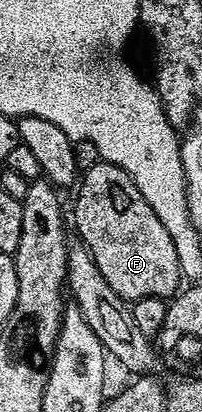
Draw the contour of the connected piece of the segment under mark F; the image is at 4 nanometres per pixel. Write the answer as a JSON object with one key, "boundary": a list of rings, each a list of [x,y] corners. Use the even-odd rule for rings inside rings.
{"boundary":[[[99,162],[81,173],[77,188],[74,224],[82,235],[79,236],[81,243],[90,249],[96,266],[100,266],[100,274],[104,274],[104,279],[108,281],[108,286],[112,286],[112,290],[116,290],[116,294],[120,294],[120,298],[127,302],[157,296],[173,297],[179,291],[184,277],[180,270],[180,262],[176,258],[176,246],[172,246],[172,234],[168,234],[168,230],[164,230],[164,225],[160,223],[160,218],[152,214],[152,206],[144,202],[144,194],[136,190],[132,178],[114,164]]]}

